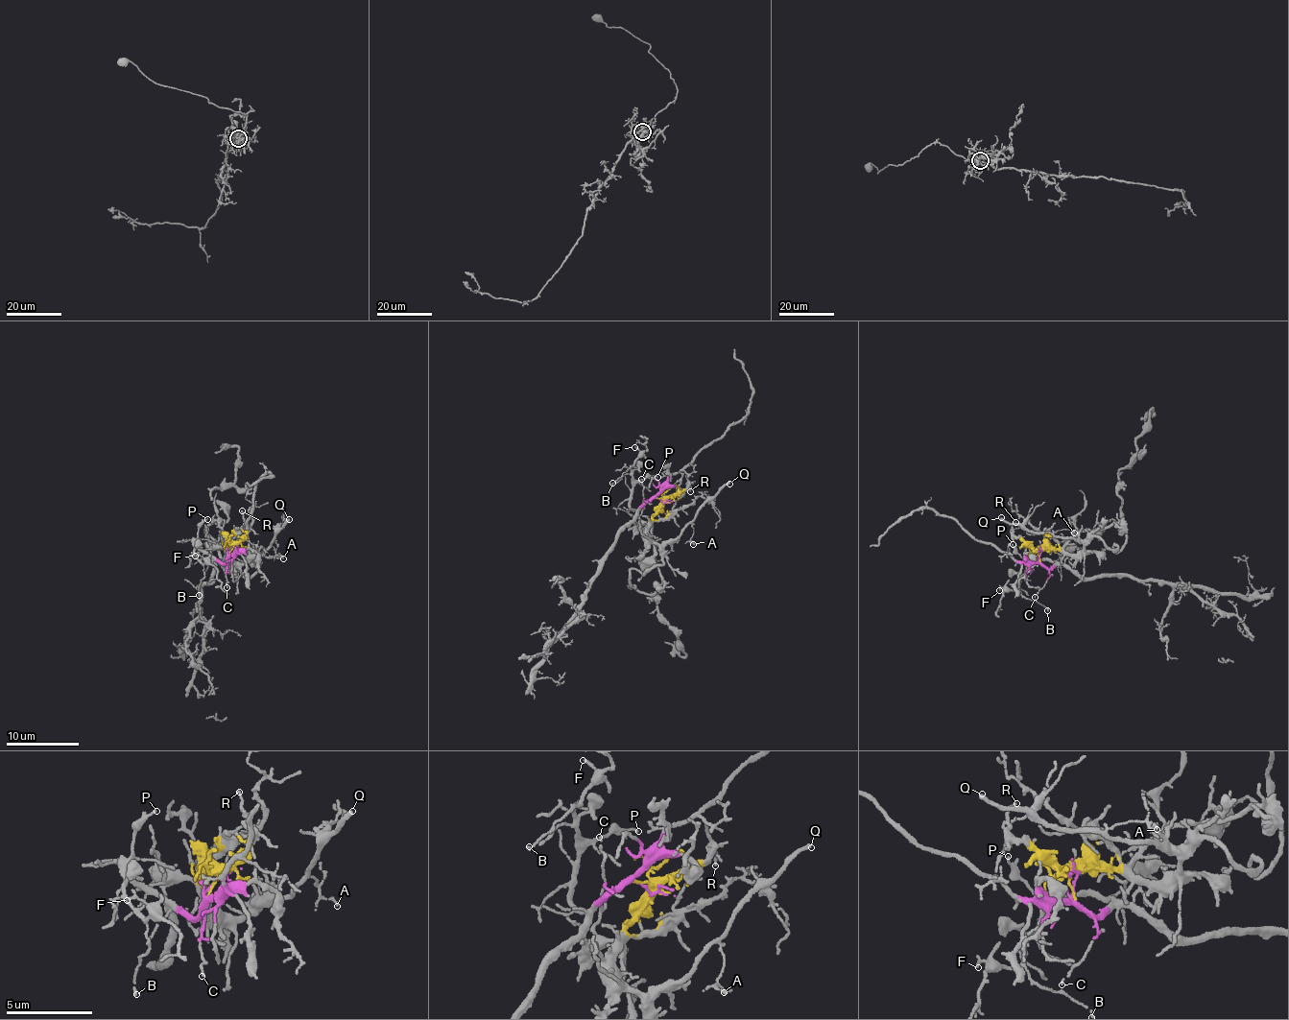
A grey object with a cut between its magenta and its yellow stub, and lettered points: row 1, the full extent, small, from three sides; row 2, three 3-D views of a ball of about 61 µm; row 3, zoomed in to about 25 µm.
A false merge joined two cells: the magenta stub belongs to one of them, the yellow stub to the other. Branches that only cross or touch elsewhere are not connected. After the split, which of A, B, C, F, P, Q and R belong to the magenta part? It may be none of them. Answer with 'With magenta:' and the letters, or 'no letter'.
With magenta: B, C, F, P

